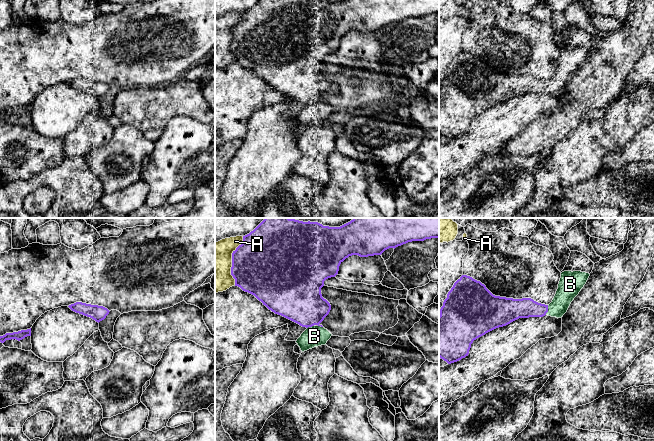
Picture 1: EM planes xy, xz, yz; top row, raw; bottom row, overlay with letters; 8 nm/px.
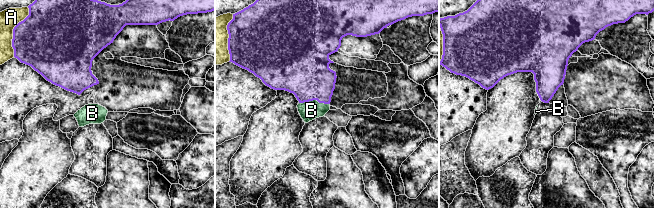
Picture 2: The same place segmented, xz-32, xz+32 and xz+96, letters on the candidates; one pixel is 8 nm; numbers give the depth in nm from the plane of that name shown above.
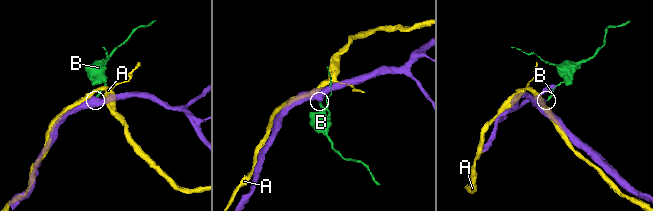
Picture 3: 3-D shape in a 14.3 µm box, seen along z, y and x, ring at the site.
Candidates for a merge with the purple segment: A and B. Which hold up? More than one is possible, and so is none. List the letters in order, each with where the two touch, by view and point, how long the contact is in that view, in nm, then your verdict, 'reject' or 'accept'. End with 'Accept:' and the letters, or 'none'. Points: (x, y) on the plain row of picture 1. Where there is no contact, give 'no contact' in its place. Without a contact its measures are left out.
A: contact xz (232, 36); length 400 nm; reject
B: contact yz (547, 86); length 80 nm; accept
Accept: B

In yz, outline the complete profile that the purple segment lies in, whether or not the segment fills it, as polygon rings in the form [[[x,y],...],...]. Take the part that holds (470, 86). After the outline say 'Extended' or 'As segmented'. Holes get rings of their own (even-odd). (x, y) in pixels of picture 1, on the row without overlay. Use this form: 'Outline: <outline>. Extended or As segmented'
Outline: [[[581,47],[562,48],[552,78],[545,81],[531,74],[495,72],[480,57],[462,51],[440,85],[439,133],[448,140],[457,138],[468,132],[474,116],[519,94],[563,93],[589,52]]]. Extended

